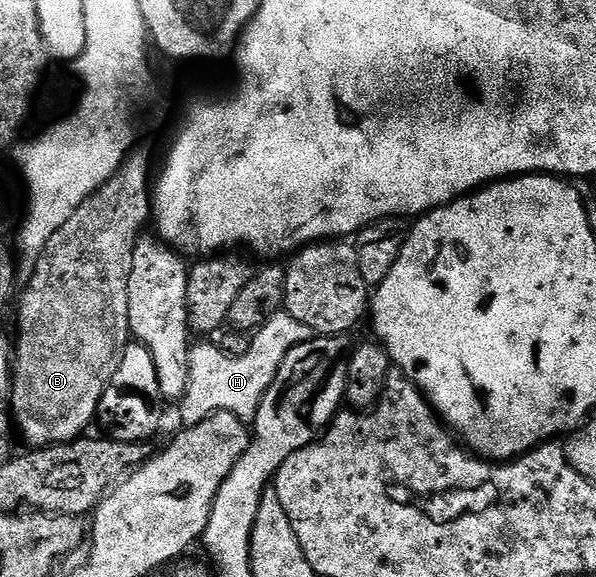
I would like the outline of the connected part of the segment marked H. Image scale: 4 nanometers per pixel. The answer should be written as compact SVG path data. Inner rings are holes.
M281 310L256 330L245 356L230 357L214 342L195 343L191 347L187 394L180 401L183 423L189 427L198 425L215 412L228 412L245 422L253 421L261 398L280 373L286 354L295 345L311 339L313 334L309 327L302 326L292 315Z

